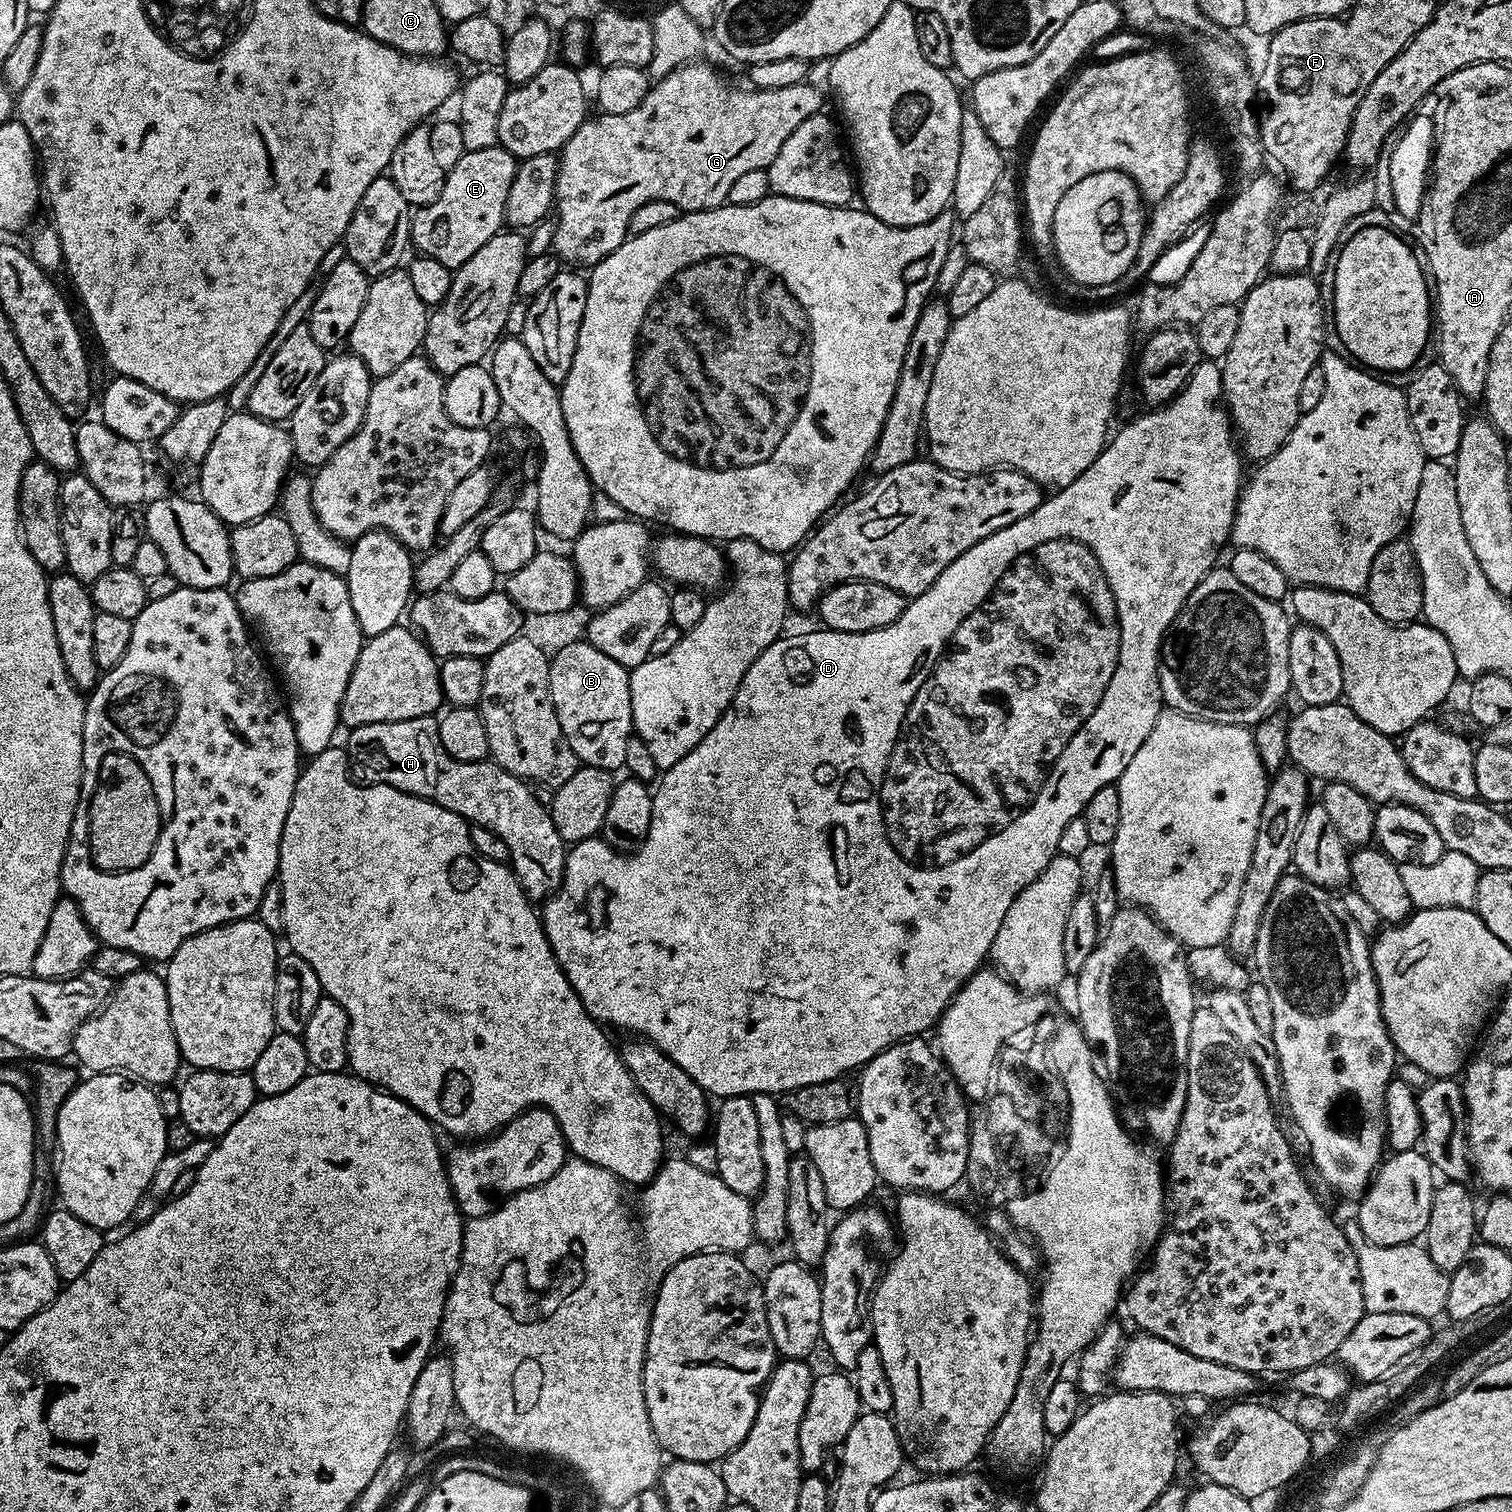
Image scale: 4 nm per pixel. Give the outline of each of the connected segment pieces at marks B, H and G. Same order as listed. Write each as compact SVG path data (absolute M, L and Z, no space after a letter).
M581 638L563 646L550 660L550 694L562 734L570 742L577 761L595 768L618 770L626 762L626 742L634 734L630 706L629 669L614 658L606 658L587 639Z
M435 715L422 718L410 718L398 722L382 722L381 724L363 724L351 729L347 734L348 744L348 771L353 780L361 784L385 784L408 792L412 796L420 796L424 800L434 802L454 814L458 814L469 825L477 824L486 830L494 830L502 842L508 847L508 860L510 867L515 872L518 882L524 887L524 893L533 902L543 902L558 891L564 877L566 867L564 858L566 845L558 830L554 830L552 813L531 792L529 787L520 777L510 774L506 769L491 759L478 762L458 762L446 754L442 746L442 738L438 734L439 719Z
M687 63L657 79L642 103L627 114L596 114L596 117L585 118L560 149L554 205L556 229L552 232L551 251L565 265L594 266L618 250L630 235L630 214L651 200L674 202L684 212L721 207L738 177L749 170L766 170L770 162L778 158L782 142L786 142L806 118L823 109L820 107L824 96L811 82L781 89L732 88L731 82L716 72L714 65L700 63Z

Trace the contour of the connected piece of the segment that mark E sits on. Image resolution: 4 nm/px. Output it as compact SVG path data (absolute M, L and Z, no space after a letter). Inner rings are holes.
M499 146L465 152L454 170L450 170L442 194L434 202L415 209L411 219L411 247L419 255L434 258L447 268L462 267L505 227L506 194L510 194L517 163L517 157Z

